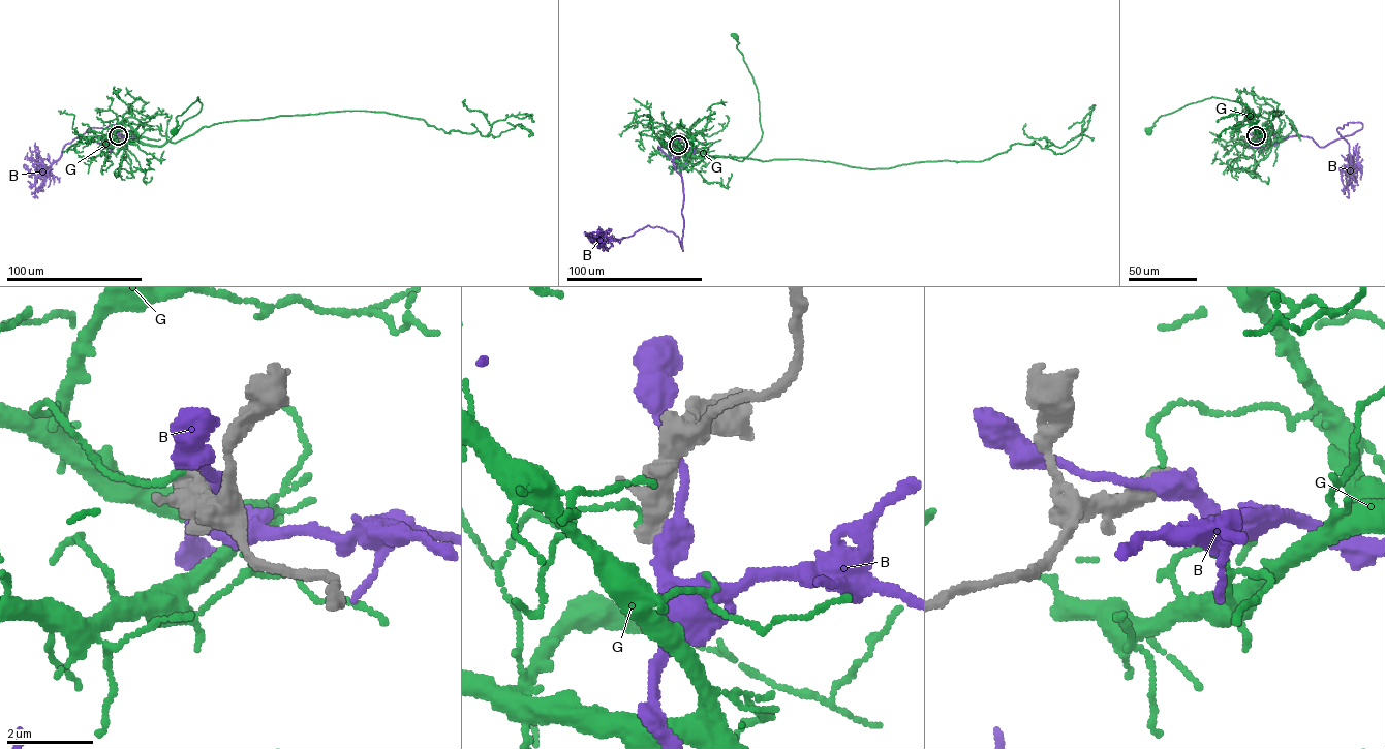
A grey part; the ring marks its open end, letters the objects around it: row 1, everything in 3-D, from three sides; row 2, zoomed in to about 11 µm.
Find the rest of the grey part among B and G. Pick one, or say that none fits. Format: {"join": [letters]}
{"join": []}

